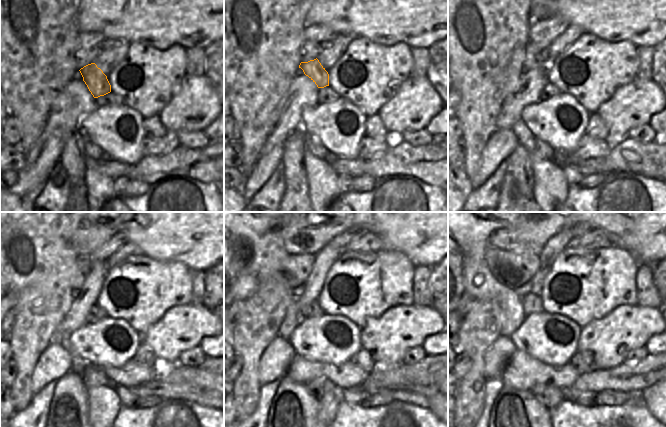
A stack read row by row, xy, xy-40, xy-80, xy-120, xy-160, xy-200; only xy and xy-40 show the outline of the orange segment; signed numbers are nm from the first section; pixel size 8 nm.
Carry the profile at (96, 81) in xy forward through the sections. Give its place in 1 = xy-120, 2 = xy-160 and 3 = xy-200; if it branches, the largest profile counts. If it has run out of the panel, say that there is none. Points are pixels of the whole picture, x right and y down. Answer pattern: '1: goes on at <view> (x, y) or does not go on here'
1: goes on at xy-120 (83, 261)
2: goes on at xy-160 (296, 268)
3: goes on at xy-200 (512, 268)

